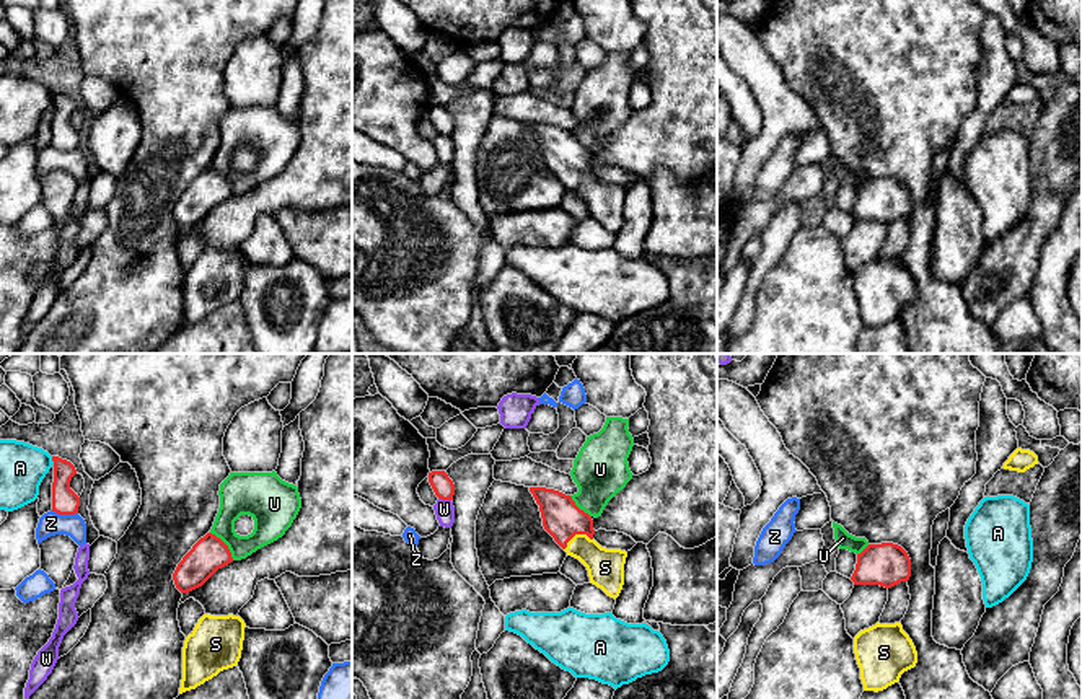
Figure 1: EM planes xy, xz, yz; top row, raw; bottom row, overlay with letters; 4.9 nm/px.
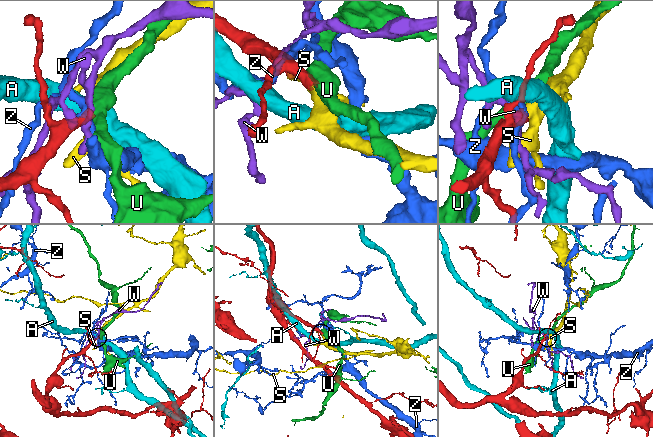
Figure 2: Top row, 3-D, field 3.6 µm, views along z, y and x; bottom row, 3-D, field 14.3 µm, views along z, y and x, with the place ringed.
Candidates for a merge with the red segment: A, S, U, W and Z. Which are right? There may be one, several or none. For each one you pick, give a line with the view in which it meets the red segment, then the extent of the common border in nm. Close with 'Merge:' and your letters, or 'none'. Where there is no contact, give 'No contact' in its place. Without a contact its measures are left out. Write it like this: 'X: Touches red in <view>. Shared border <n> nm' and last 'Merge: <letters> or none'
S: Touches red in xz. Shared border 160 nm
Merge: S

